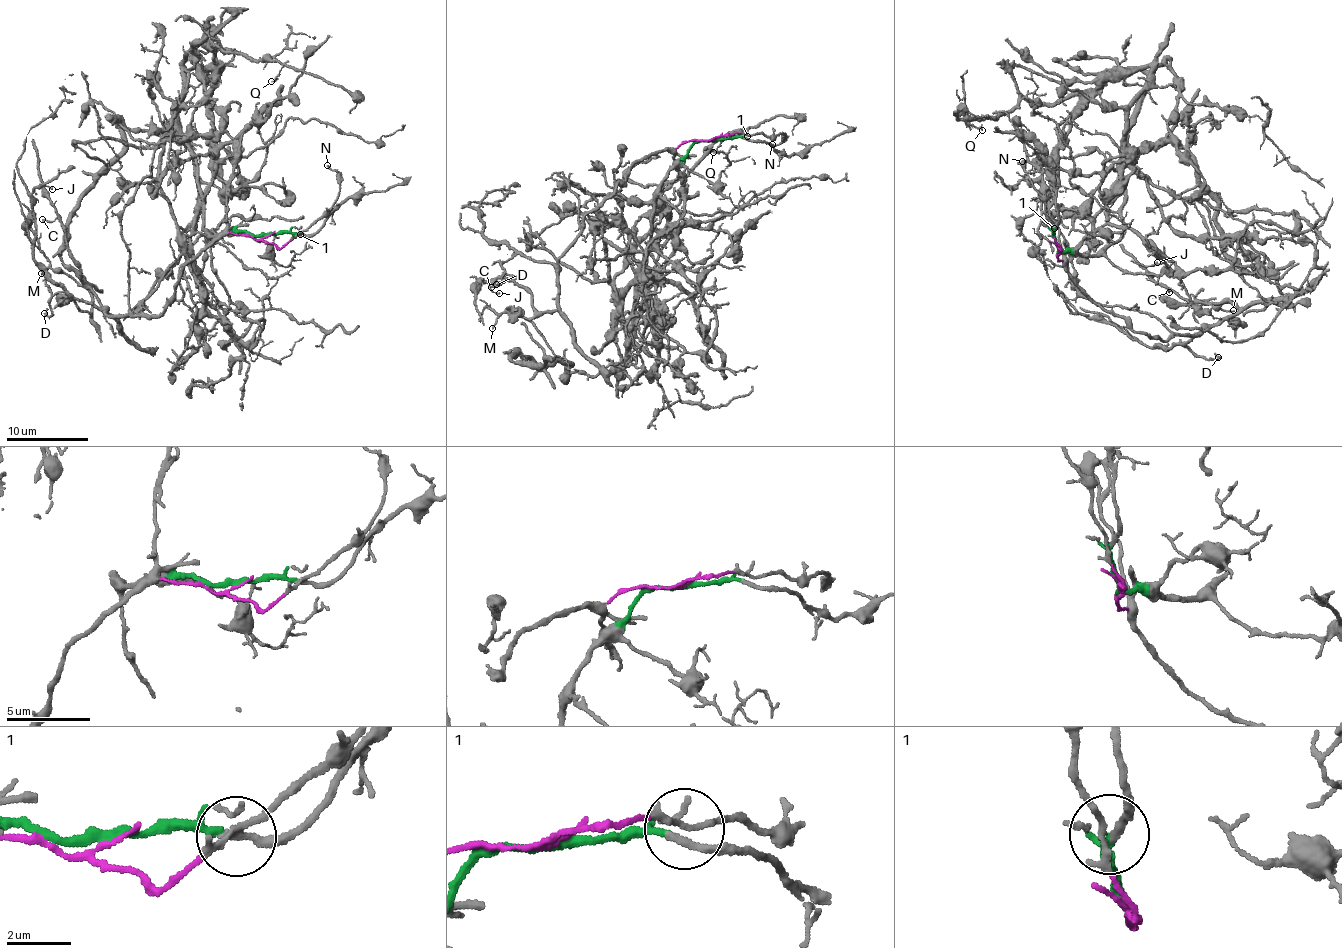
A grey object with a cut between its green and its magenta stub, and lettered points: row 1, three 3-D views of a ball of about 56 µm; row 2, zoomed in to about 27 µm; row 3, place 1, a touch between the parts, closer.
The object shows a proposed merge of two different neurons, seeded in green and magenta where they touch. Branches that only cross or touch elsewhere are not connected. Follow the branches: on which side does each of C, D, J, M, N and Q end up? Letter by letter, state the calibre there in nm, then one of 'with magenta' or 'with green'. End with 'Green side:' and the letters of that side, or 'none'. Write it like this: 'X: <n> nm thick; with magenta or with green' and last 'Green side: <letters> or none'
C: 150 nm thick; with magenta
D: 180 nm thick; with magenta
J: 120 nm thick; with magenta
M: 150 nm thick; with magenta
N: 120 nm thick; with magenta
Q: 150 nm thick; with green
Green side: Q

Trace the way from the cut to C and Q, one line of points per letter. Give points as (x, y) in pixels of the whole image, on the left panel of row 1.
C: (260, 237), (221, 232), (183, 268), (163, 313), (105, 316), (57, 219), (43, 220)
Q: (260, 237), (203, 228), (196, 156), (176, 130), (168, 138), (185, 136), (233, 51), (280, 63), (271, 82)

